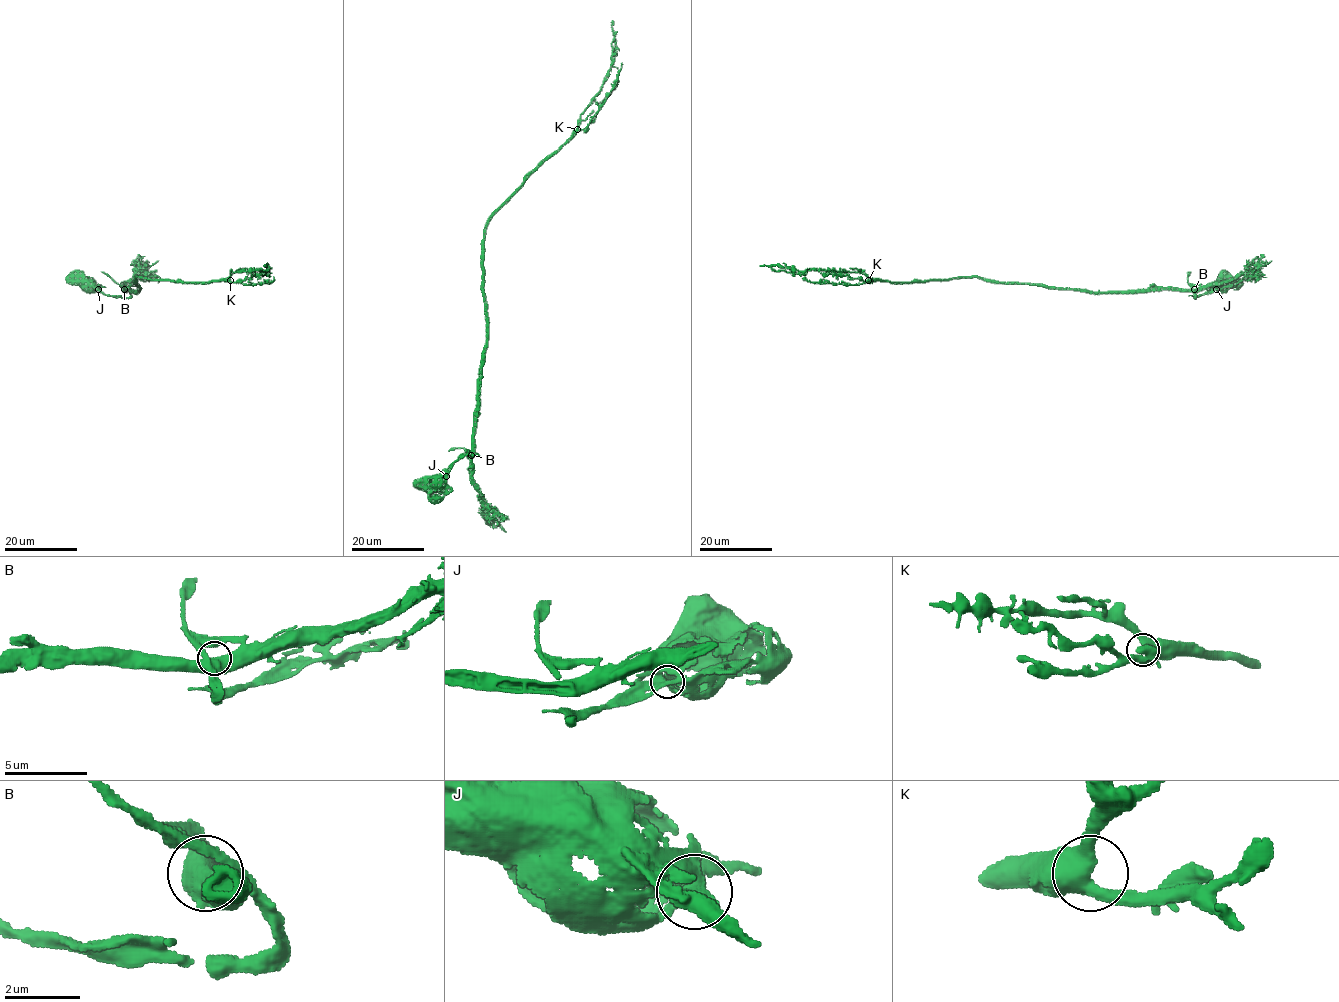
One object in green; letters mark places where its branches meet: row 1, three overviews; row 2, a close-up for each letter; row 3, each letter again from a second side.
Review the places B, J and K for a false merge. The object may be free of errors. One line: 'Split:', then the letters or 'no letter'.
Split: no letter

